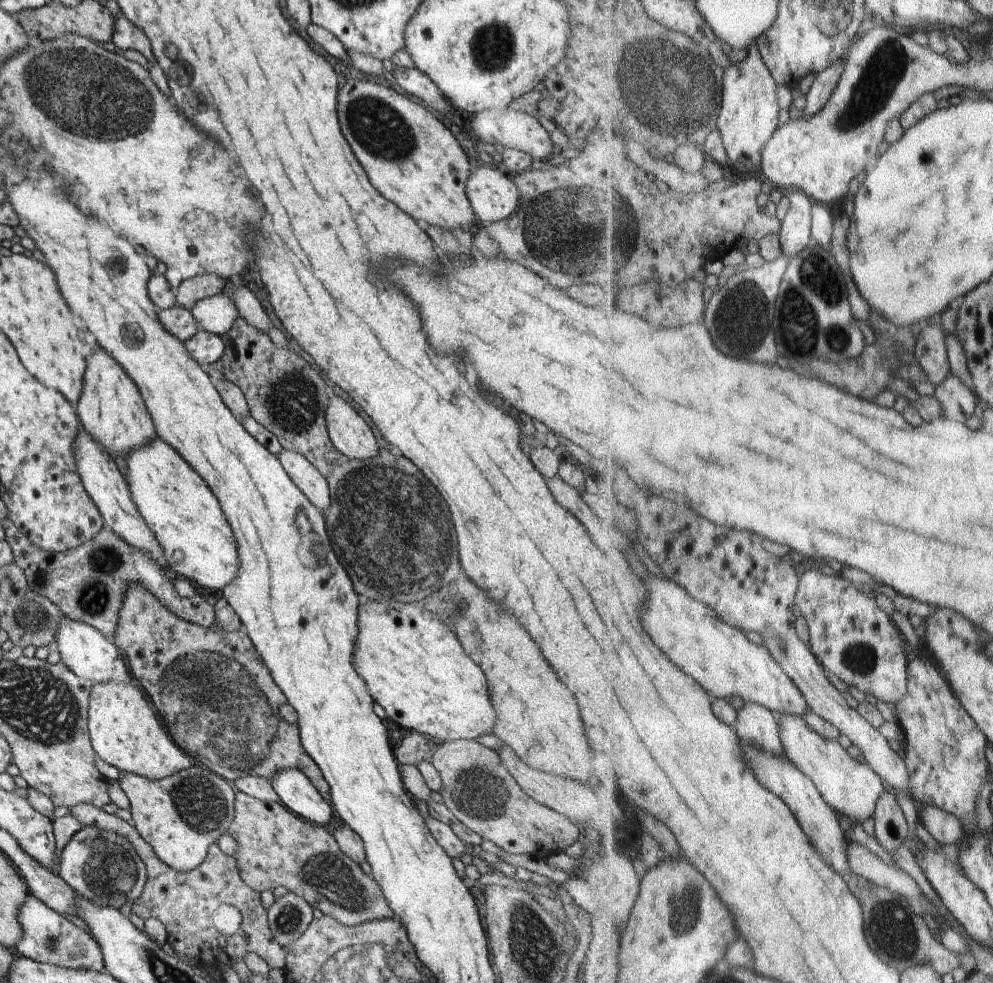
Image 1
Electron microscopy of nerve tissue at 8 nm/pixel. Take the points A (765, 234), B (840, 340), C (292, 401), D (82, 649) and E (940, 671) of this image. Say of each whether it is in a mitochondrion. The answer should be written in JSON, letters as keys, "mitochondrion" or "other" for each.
{"A":"other","B":"mitochondrion","C":"mitochondrion","D":"other","E":"other"}

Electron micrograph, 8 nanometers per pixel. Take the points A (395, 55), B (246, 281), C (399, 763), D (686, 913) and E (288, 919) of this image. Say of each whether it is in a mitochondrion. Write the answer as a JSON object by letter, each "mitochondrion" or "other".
{"A":"other","B":"other","C":"other","D":"mitochondrion","E":"mitochondrion"}

